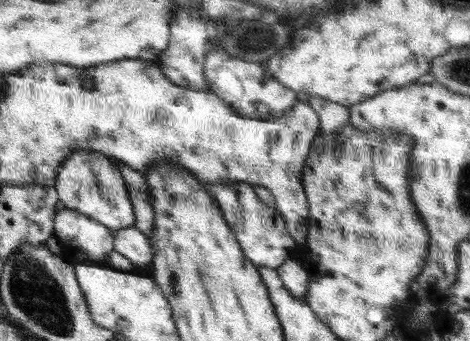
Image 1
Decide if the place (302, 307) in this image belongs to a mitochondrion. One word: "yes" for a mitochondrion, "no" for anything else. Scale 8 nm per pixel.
no

